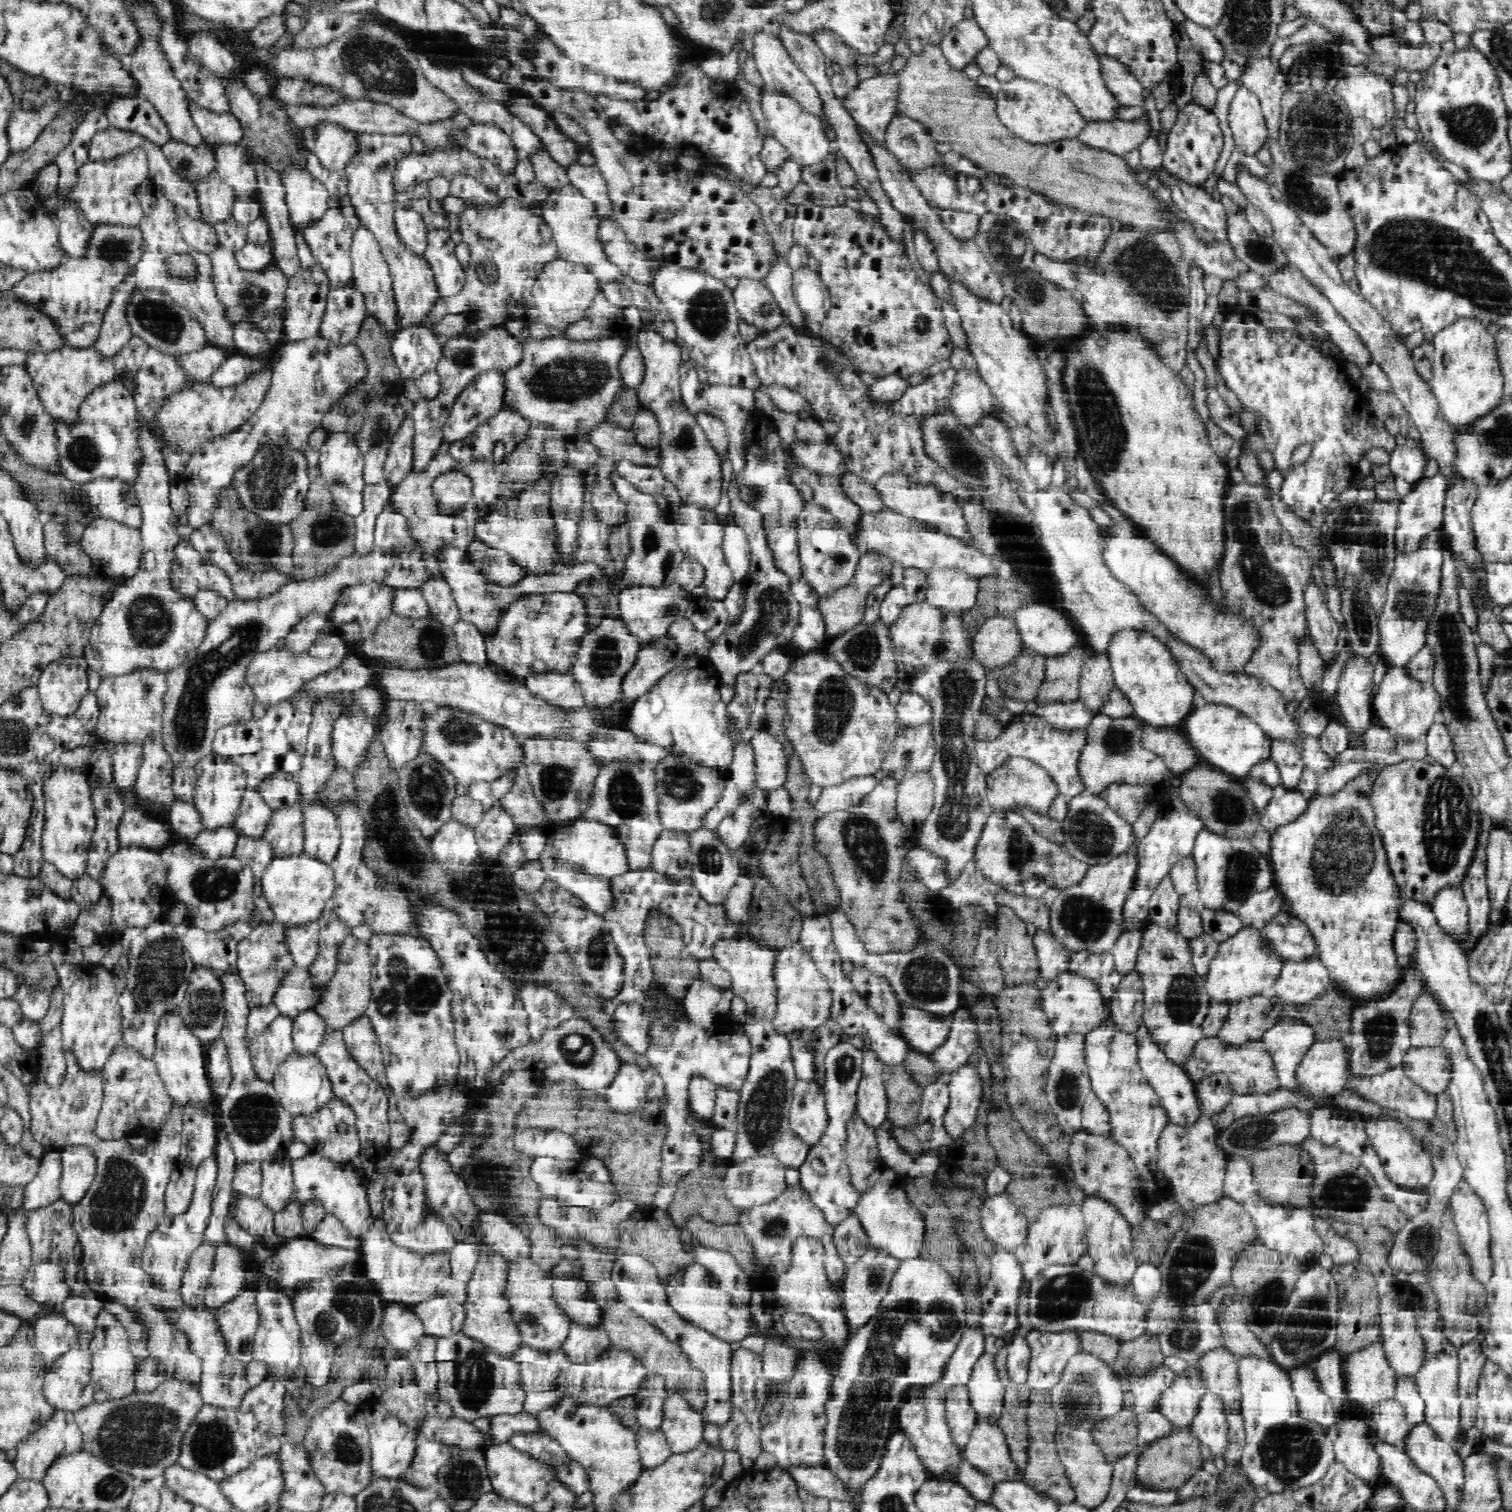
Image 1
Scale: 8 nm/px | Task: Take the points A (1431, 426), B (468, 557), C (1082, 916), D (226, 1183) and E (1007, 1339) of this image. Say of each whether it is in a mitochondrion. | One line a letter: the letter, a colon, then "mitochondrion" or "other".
A: other
B: other
C: mitochondrion
D: other
E: other

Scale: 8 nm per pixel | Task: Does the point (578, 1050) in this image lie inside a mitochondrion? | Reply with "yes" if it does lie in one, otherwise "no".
yes

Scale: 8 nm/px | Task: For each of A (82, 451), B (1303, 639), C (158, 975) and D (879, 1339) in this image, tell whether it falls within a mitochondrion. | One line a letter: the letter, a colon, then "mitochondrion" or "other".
A: mitochondrion
B: other
C: mitochondrion
D: mitochondrion

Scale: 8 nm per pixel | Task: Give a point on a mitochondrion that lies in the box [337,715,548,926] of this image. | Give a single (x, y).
(427, 786)

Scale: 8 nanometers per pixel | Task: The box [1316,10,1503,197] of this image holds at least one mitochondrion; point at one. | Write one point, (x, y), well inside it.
(1472, 124)

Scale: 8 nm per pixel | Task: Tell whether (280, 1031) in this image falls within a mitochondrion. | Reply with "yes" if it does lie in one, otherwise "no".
no

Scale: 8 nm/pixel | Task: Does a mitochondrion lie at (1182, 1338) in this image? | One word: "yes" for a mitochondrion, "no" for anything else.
yes

